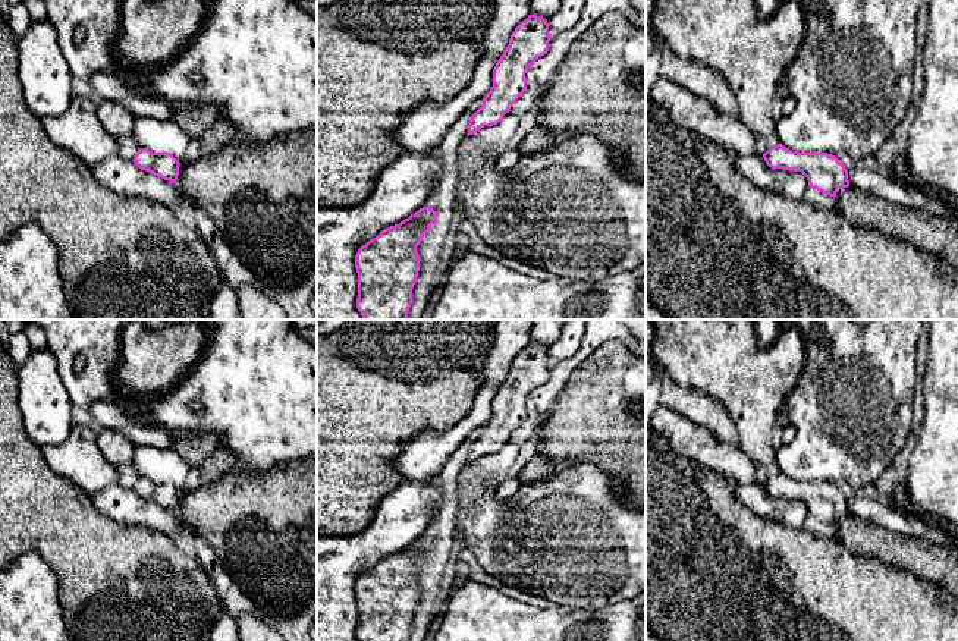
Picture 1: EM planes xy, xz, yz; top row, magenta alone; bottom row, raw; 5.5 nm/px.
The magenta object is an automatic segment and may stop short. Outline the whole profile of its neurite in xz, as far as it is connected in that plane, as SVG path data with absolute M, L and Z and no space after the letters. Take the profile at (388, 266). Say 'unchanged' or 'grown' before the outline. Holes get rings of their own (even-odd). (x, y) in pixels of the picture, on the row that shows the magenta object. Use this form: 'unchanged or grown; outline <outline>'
unchanged; outline M423 207L358 249L356 308L364 320L408 320L420 271L417 246L434 221L437 213Z

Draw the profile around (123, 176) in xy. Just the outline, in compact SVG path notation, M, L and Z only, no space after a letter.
M117 154L89 166L89 169L103 186L117 194L148 198L164 205L185 202L175 183L141 170L132 160L125 160Z

